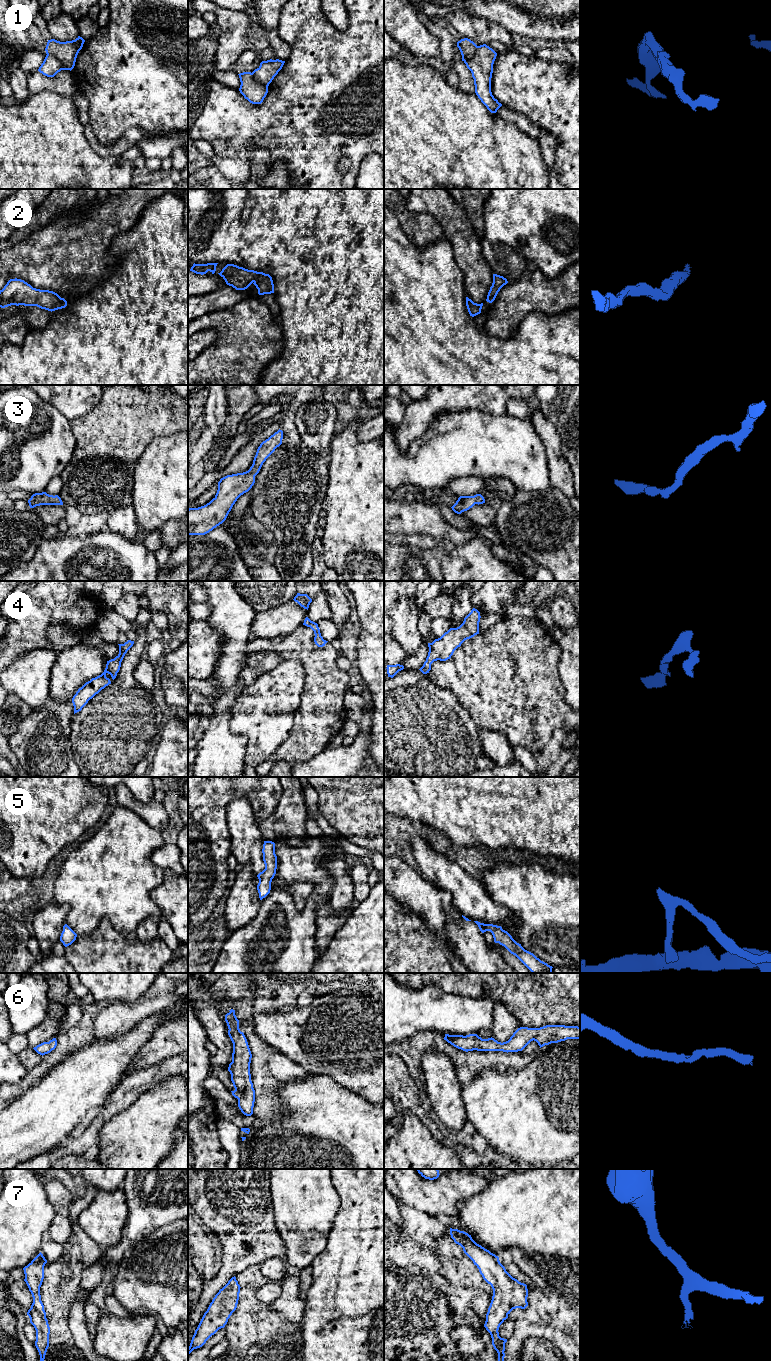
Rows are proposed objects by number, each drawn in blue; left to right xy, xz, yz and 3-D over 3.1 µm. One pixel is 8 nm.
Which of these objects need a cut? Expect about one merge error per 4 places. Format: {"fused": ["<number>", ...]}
{"fused": ["1"]}

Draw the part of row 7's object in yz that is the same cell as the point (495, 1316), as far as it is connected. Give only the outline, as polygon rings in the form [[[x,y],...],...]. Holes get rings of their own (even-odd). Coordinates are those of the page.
[[[450,1228],[450,1235],[493,1289],[484,1327],[491,1335],[498,1361],[504,1361],[507,1339],[501,1338],[498,1330],[513,1309],[525,1309],[528,1306],[527,1285],[513,1278],[500,1263],[499,1257],[477,1244],[468,1233]]]

